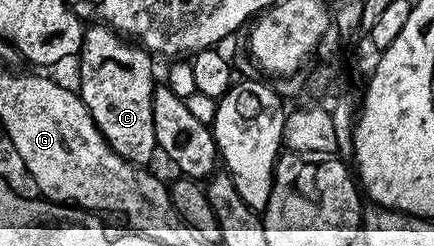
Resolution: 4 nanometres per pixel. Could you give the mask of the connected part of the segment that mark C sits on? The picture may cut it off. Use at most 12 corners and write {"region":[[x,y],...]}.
{"region":[[82,34],[80,96],[112,151],[149,166],[155,58]]}

